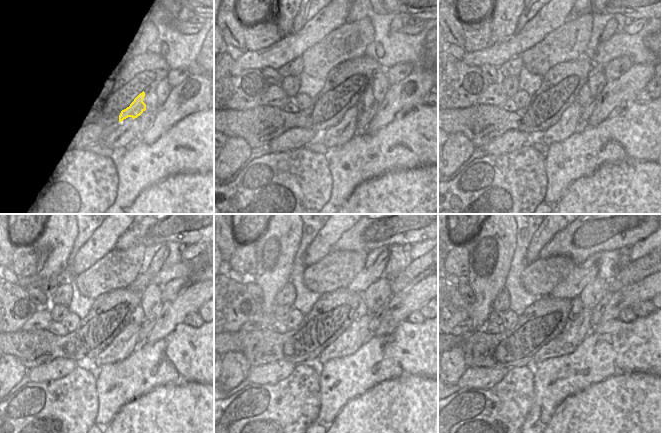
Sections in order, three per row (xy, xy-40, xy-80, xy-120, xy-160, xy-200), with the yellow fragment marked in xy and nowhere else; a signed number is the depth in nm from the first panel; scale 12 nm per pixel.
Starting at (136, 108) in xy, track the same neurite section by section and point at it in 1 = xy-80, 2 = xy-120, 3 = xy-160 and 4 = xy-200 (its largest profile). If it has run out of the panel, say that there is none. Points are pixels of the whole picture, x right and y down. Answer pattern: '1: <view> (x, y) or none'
1: xy-80 (584, 96)
2: xy-120 (137, 317)
3: xy-160 (361, 310)
4: xy-200 (577, 308)

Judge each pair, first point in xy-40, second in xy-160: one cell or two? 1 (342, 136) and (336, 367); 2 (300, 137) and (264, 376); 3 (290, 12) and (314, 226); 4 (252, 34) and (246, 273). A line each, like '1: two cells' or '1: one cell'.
1: two cells
2: one cell
3: two cells
4: one cell

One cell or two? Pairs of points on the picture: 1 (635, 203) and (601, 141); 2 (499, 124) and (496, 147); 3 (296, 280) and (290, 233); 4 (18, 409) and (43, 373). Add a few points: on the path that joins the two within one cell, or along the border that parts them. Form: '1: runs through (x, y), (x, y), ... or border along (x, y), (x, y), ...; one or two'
1: runs through (620, 188), (606, 174), (606, 160), (602, 156); one
2: border along (520, 131), (507, 130), (487, 144), (479, 147); two
3: border along (302, 237), (293, 259), (288, 281); two
4: border along (61, 377), (55, 380), (30, 382); two

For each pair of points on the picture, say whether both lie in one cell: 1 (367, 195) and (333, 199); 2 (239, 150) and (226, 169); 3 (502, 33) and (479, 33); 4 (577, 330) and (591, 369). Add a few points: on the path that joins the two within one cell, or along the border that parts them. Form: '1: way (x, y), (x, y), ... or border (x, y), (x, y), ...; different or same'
1: way (359, 195), (355, 195), (348, 202), (341, 199); same
2: way (234, 155), (226, 164); same
3: border (488, 20), (490, 35), (494, 43); different
4: border (595, 326), (594, 330), (572, 352), (562, 355); different

